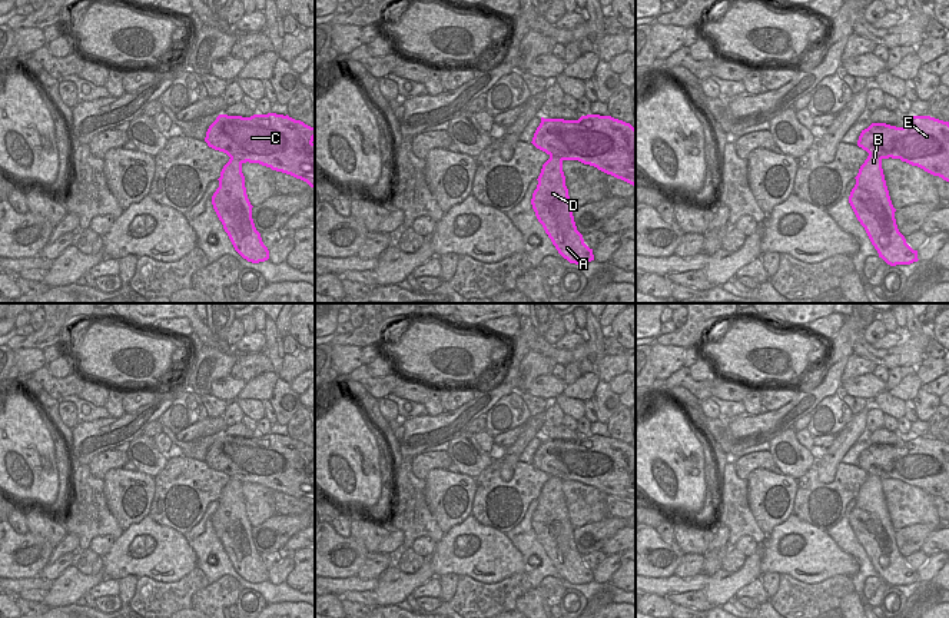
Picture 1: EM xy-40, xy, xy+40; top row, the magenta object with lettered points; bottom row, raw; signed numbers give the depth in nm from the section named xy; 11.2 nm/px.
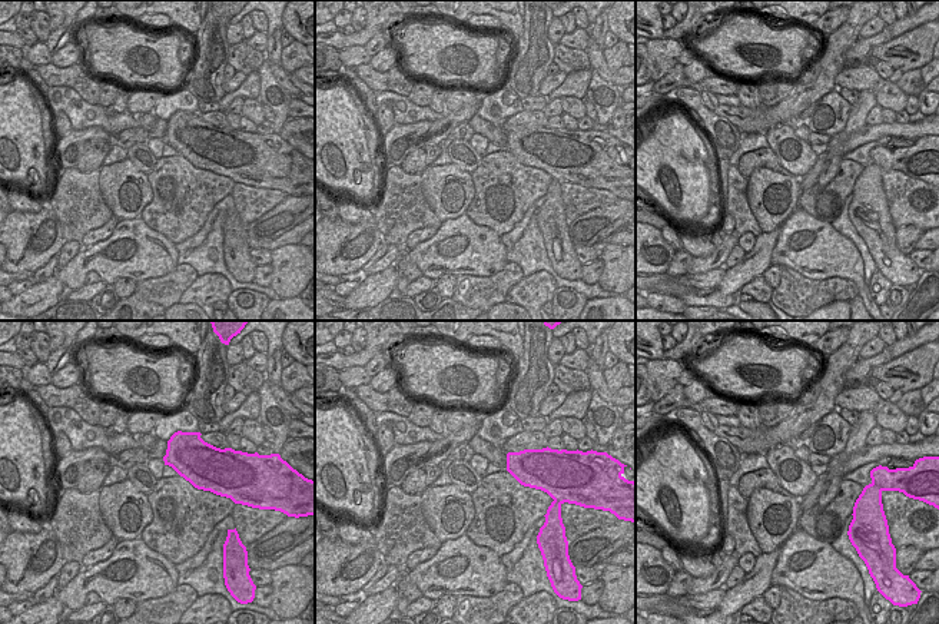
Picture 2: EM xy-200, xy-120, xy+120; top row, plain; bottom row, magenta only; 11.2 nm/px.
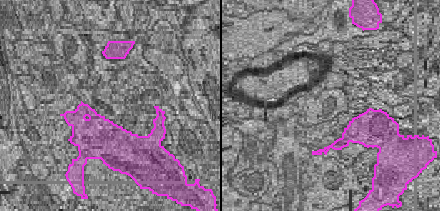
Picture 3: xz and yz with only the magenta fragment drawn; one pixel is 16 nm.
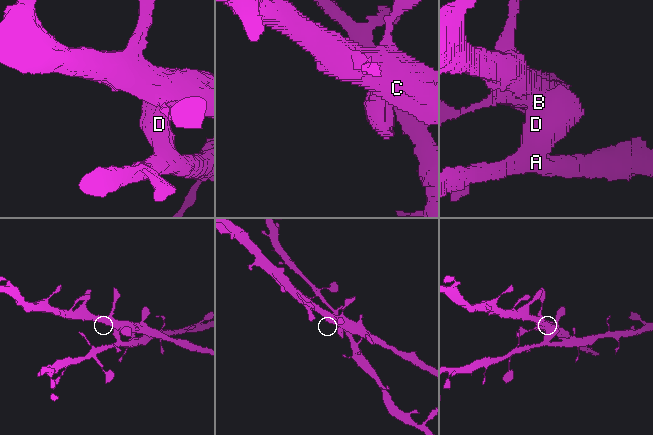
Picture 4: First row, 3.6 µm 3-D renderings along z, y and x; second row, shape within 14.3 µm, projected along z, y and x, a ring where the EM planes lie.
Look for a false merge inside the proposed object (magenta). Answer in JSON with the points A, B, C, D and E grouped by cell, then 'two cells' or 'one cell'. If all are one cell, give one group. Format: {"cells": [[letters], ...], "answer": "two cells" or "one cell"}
{"cells": [["A", "B", "D"], ["C", "E"]], "answer": "two cells"}

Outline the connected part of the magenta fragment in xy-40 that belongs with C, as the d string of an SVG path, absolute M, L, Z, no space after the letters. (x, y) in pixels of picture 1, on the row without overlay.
M219 435L205 462L229 478L259 484L315 508L315 448L288 435Z

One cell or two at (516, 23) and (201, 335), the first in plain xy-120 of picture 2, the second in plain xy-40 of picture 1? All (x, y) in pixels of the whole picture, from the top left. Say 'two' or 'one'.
one

